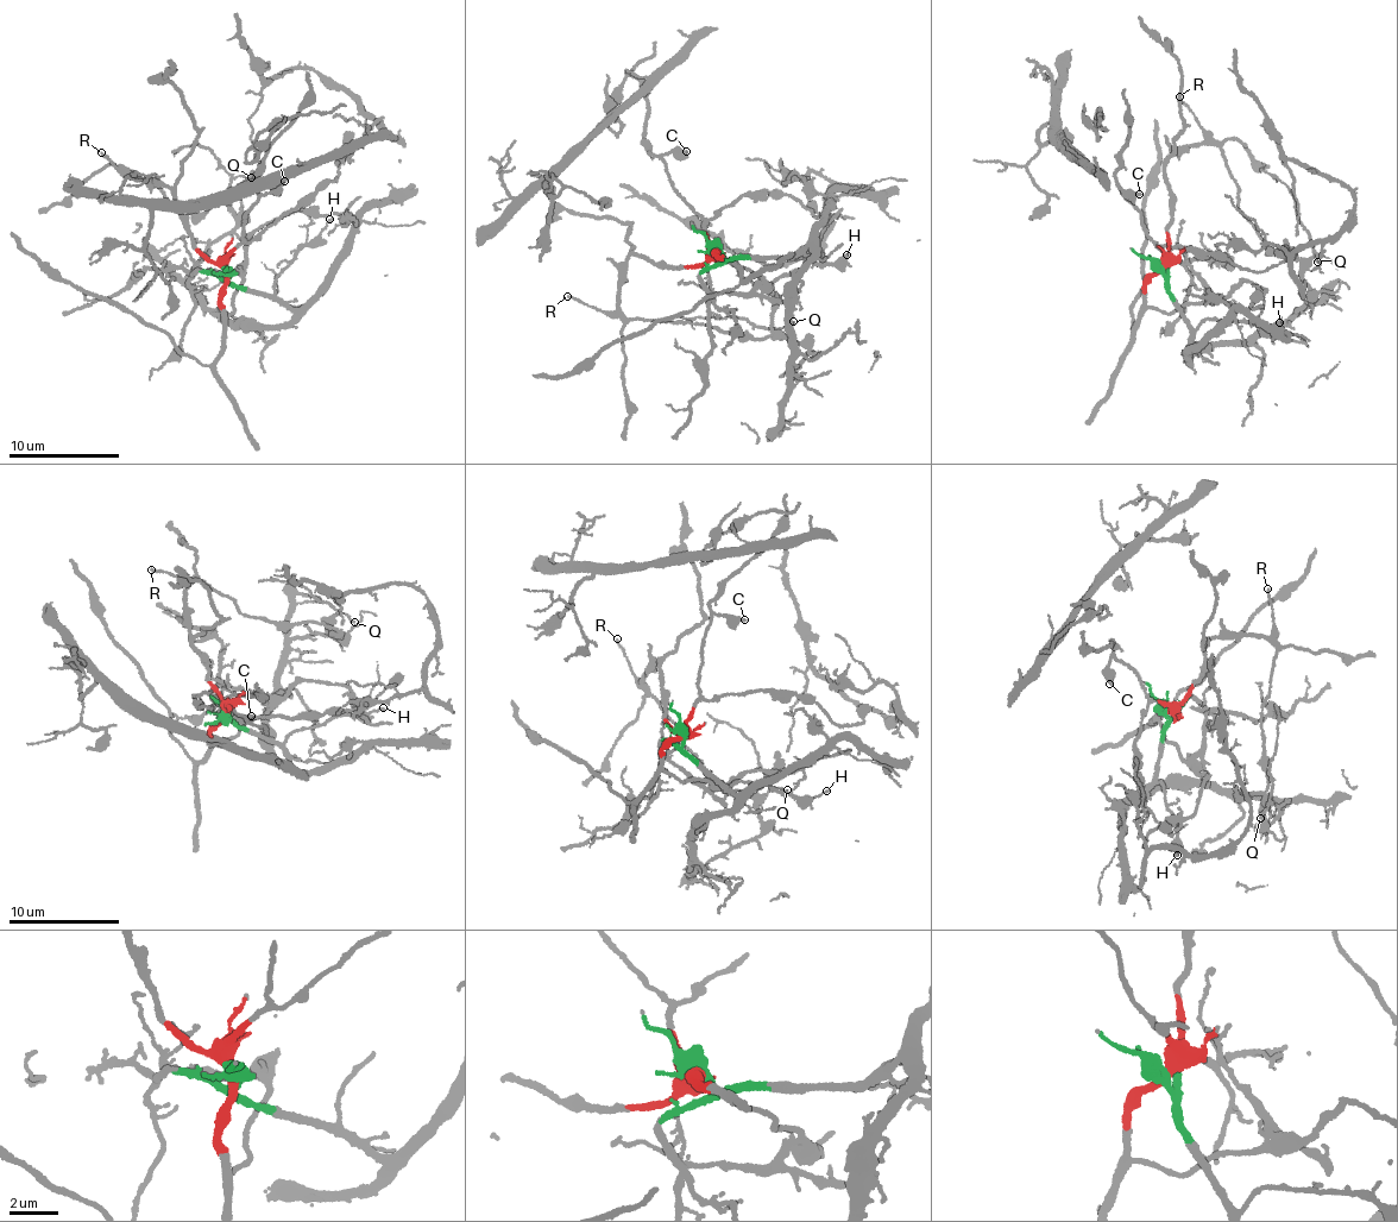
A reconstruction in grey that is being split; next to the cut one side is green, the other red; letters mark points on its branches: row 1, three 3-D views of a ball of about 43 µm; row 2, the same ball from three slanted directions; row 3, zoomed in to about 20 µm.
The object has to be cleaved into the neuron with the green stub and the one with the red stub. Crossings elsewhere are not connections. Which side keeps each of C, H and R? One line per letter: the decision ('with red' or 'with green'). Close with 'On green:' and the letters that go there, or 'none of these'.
C: with red
H: with green
R: with red
On green: H

